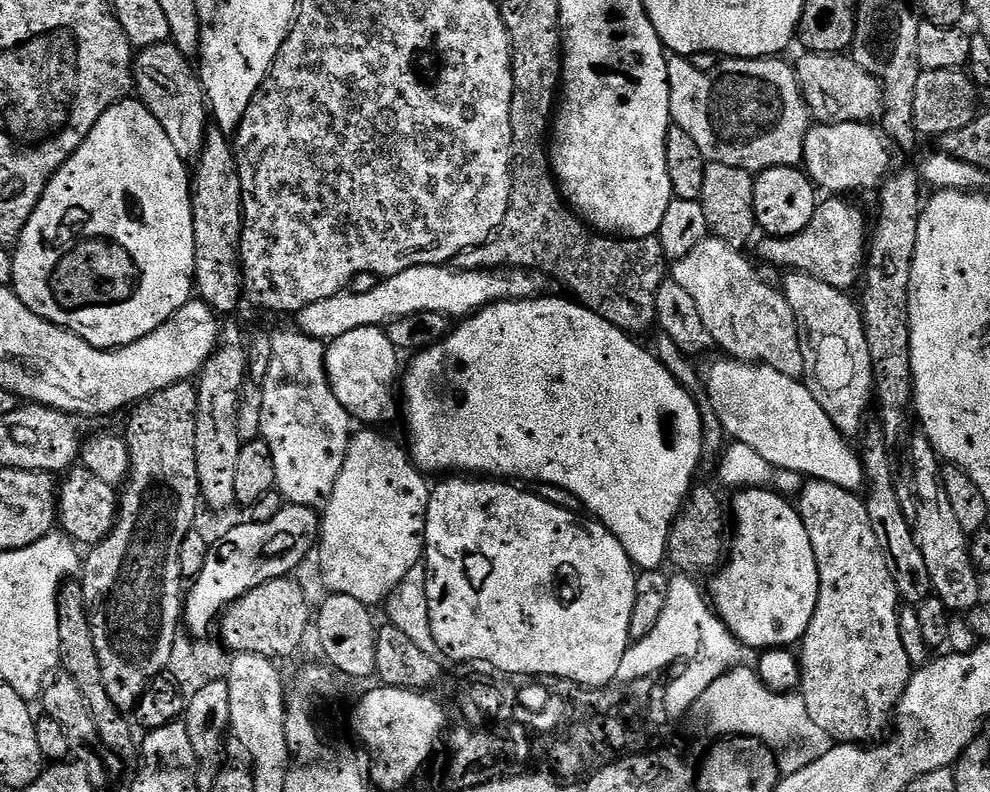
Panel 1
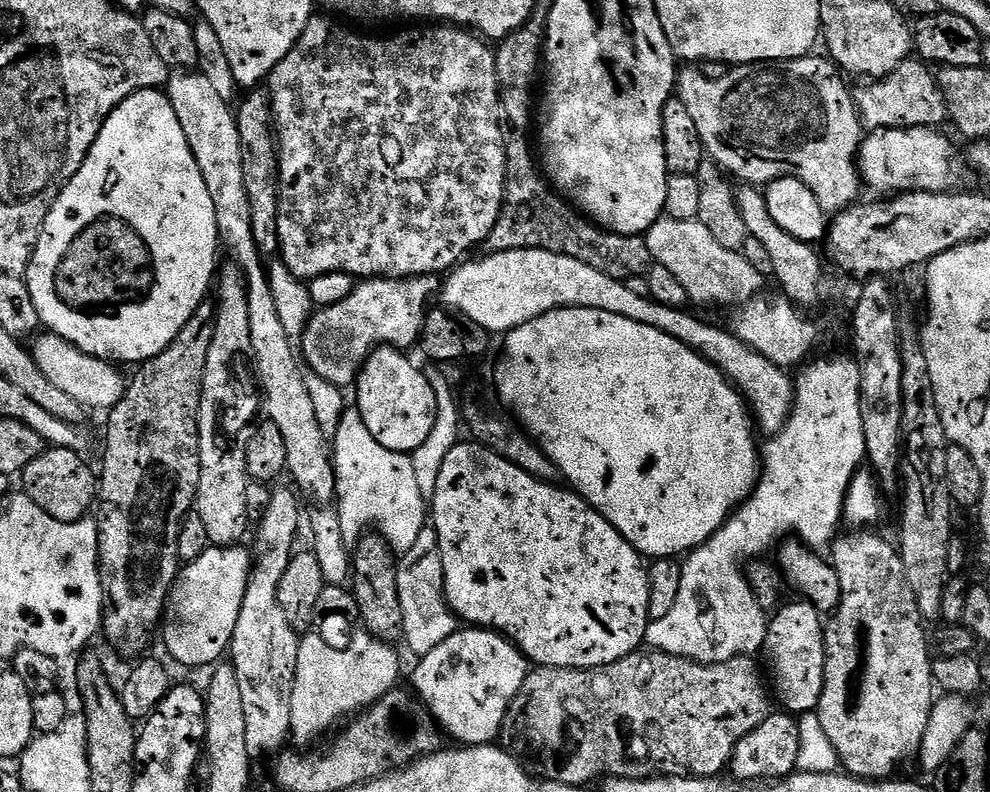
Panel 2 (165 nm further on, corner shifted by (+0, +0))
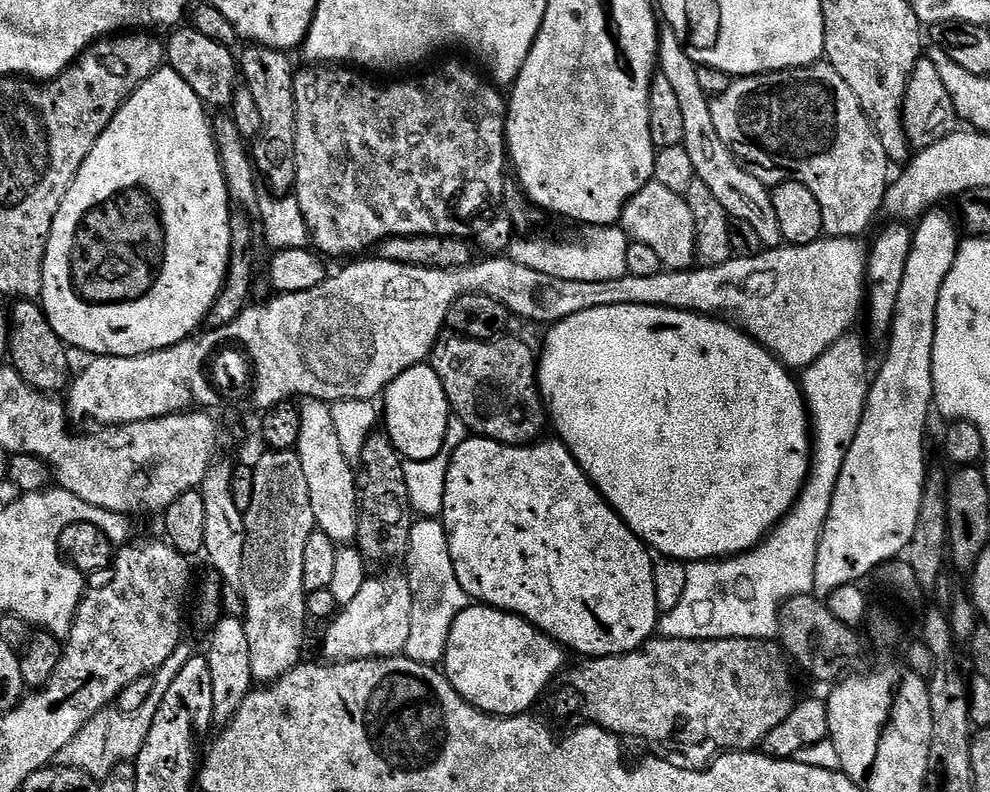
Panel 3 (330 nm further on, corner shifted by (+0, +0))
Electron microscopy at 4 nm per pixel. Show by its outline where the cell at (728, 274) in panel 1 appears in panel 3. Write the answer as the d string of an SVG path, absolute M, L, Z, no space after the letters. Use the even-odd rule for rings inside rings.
M655 182L646 185L624 205L622 227L635 243L652 247L658 253L658 258L662 258L665 269L693 267L696 260L694 214L681 193L666 190L666 186Z

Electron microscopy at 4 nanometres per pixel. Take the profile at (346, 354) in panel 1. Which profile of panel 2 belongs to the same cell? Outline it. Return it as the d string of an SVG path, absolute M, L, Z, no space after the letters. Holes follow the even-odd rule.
M391 346L378 348L368 355L354 385L354 407L362 414L366 430L370 430L386 450L410 454L426 442L427 435L434 428L436 395L424 368L404 356L407 355L401 349Z

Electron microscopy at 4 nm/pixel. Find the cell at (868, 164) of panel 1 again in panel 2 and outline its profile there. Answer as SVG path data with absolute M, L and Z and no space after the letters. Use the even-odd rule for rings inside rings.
M877 128L875 130L869 131L865 135L861 145L860 145L860 155L858 157L858 167L860 169L860 174L865 185L868 184L872 188L877 188L878 191L884 192L880 194L903 194L906 192L955 192L957 190L964 190L969 187L968 184L974 177L973 169L970 167L967 159L959 152L946 137L943 136L943 131L937 130L935 128Z

